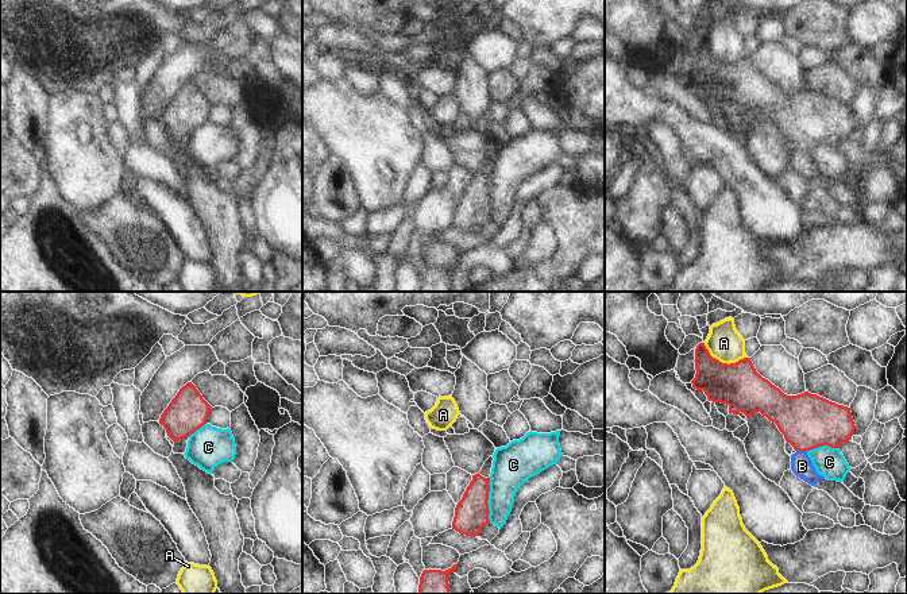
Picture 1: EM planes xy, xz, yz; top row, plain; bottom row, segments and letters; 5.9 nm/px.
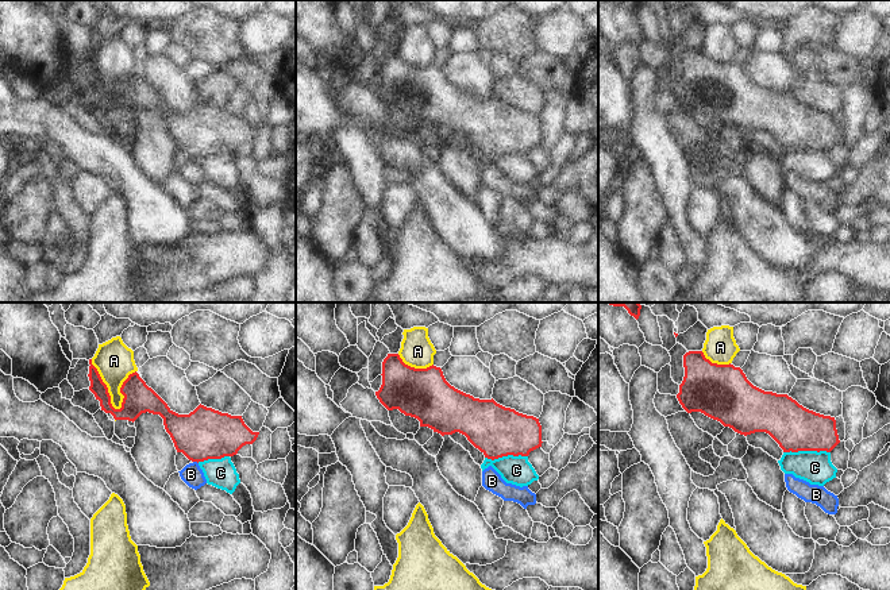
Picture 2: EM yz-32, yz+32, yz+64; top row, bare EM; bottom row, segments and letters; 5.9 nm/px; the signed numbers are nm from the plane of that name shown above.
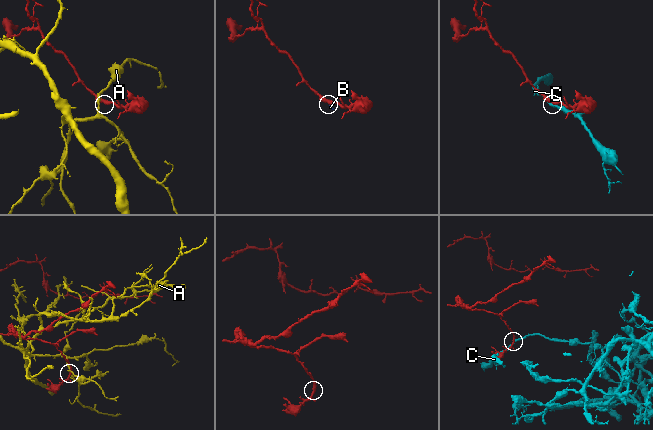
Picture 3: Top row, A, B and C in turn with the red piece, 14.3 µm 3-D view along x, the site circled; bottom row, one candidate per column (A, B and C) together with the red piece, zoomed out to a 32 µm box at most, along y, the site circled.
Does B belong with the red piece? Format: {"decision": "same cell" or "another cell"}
{"decision": "same cell"}

